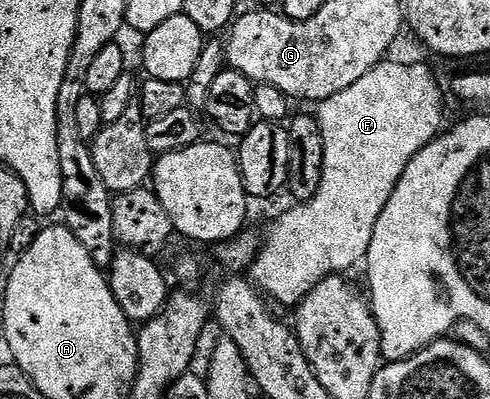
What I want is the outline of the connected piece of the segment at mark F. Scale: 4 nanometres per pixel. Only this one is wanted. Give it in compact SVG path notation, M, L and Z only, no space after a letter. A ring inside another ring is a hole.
M385 59L362 74L354 86L346 86L346 90L338 90L338 94L319 101L318 119L324 143L322 186L318 186L318 194L314 194L312 200L297 203L292 206L296 208L282 213L273 222L268 237L263 237L250 276L265 297L273 296L280 304L295 306L318 282L327 276L347 273L347 268L367 257L374 226L378 226L378 218L382 218L382 210L386 210L386 202L390 202L390 194L394 194L406 166L410 166L414 154L441 135L445 127L444 96L428 67L427 63L402 66Z

